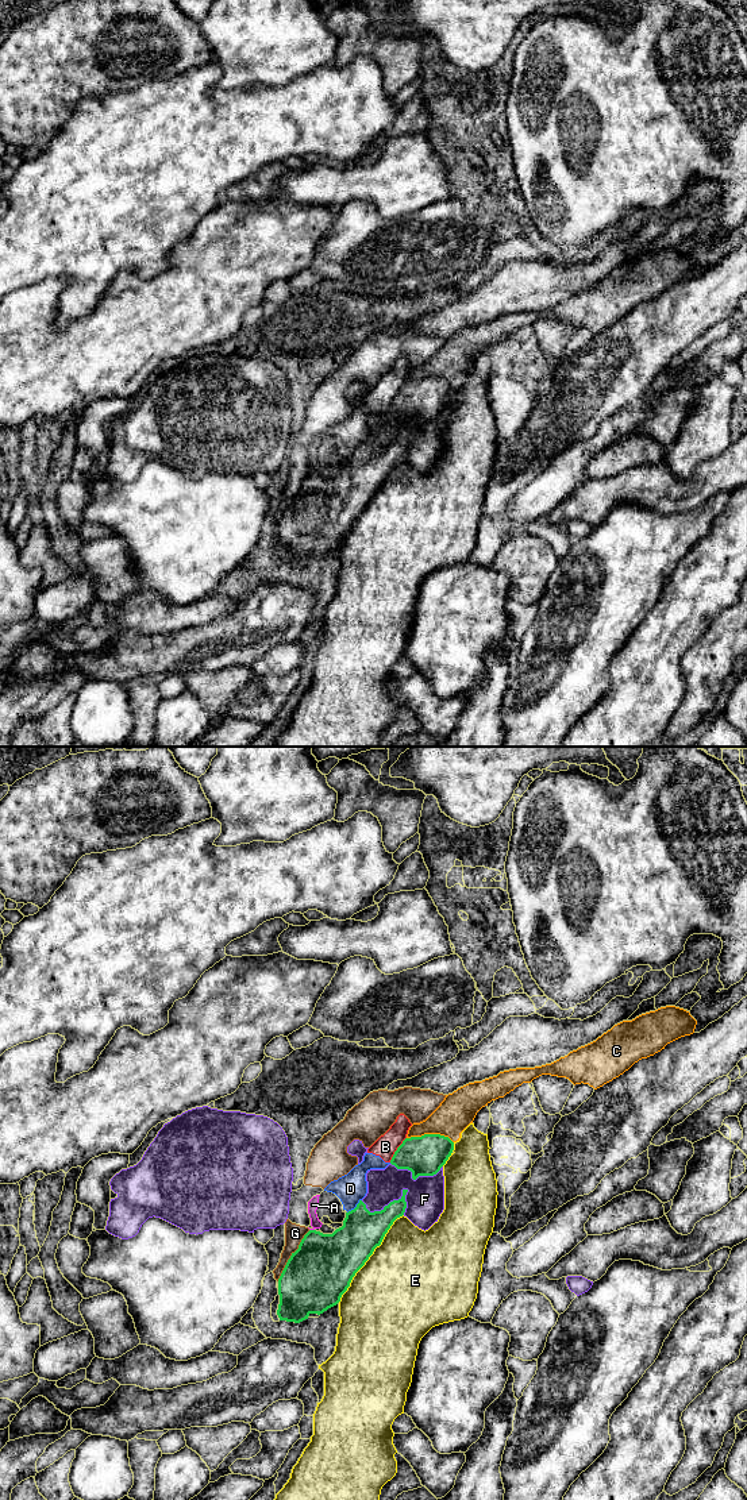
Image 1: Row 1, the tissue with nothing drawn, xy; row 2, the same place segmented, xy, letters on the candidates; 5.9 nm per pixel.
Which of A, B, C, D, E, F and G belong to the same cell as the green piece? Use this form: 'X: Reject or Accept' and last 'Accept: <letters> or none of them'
A: Reject
B: Reject
C: Reject
D: Reject
E: Reject
F: Reject
G: Reject
Accept: none of them

